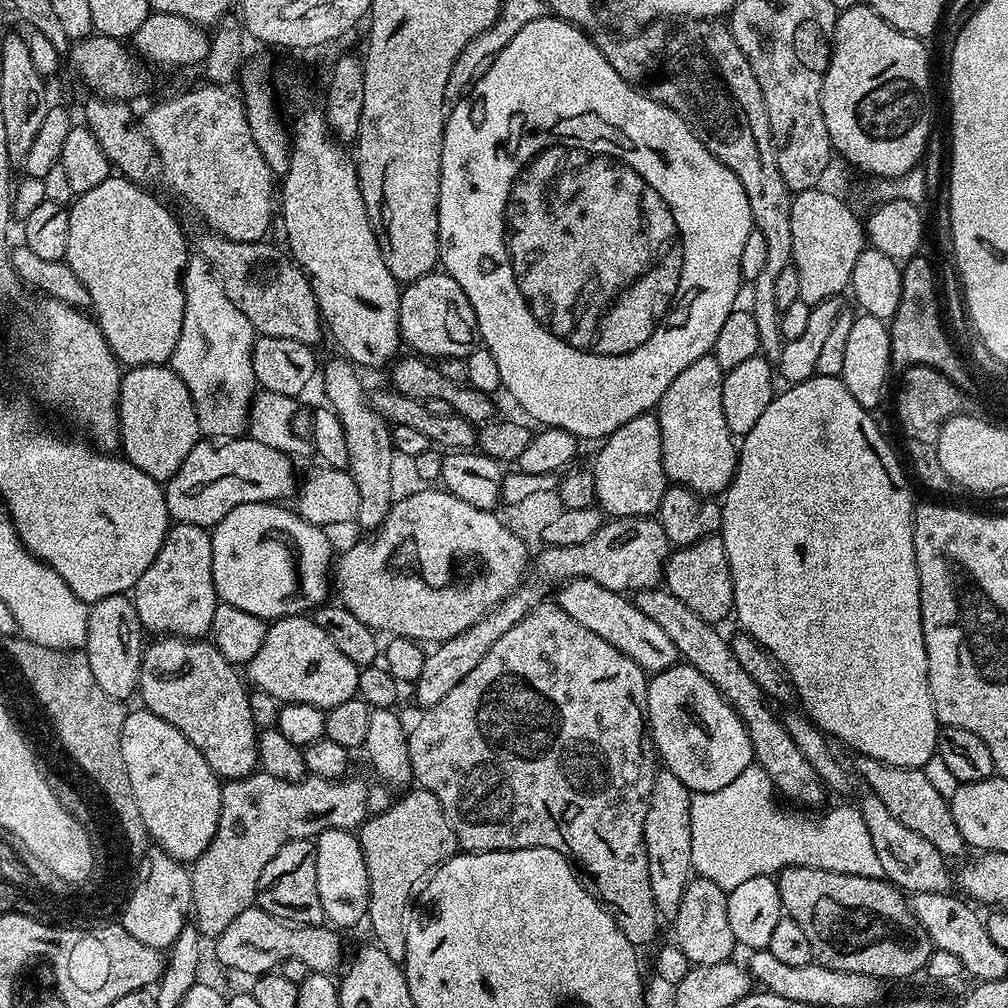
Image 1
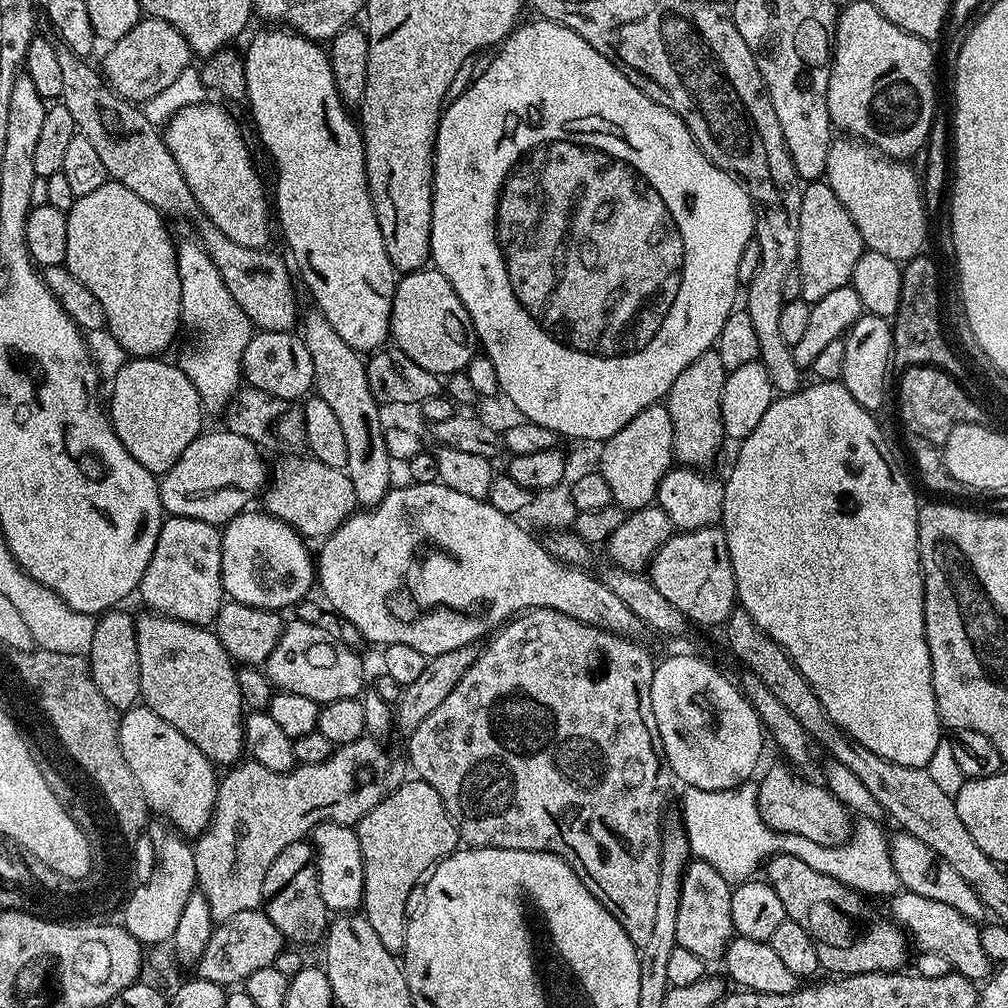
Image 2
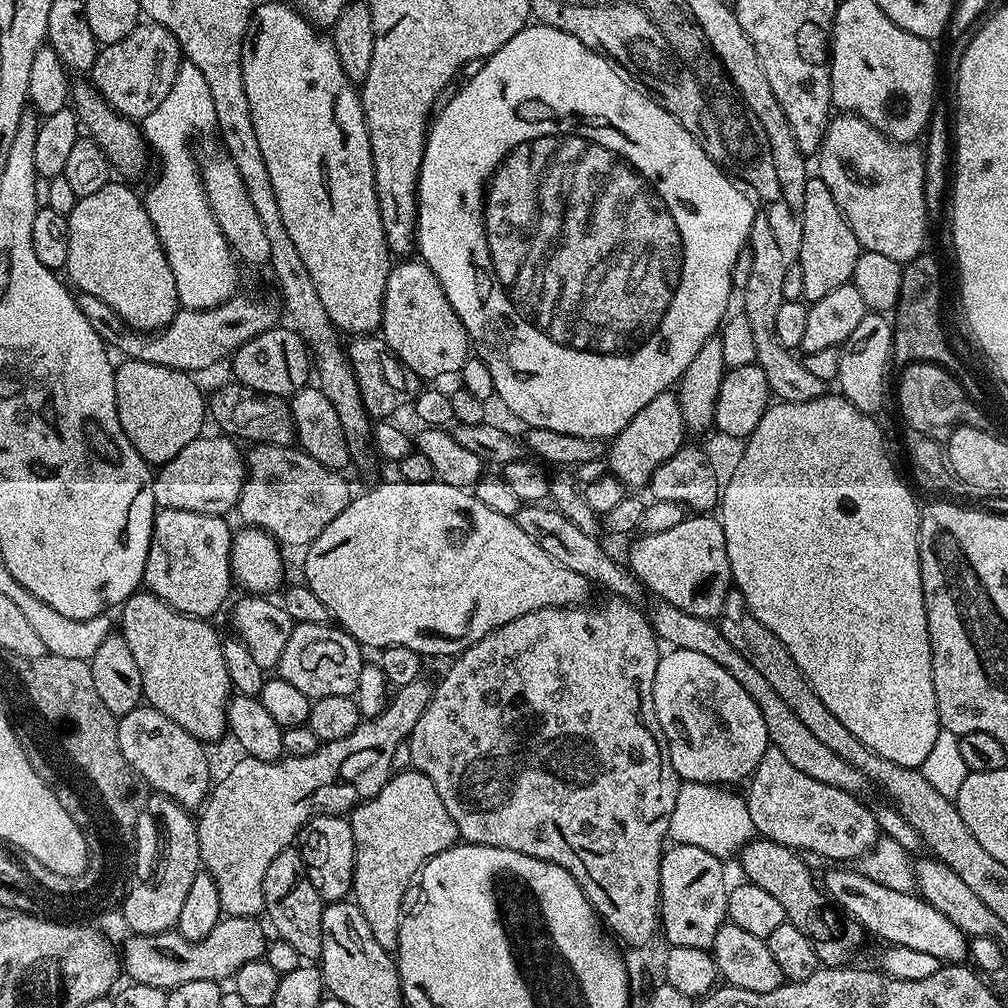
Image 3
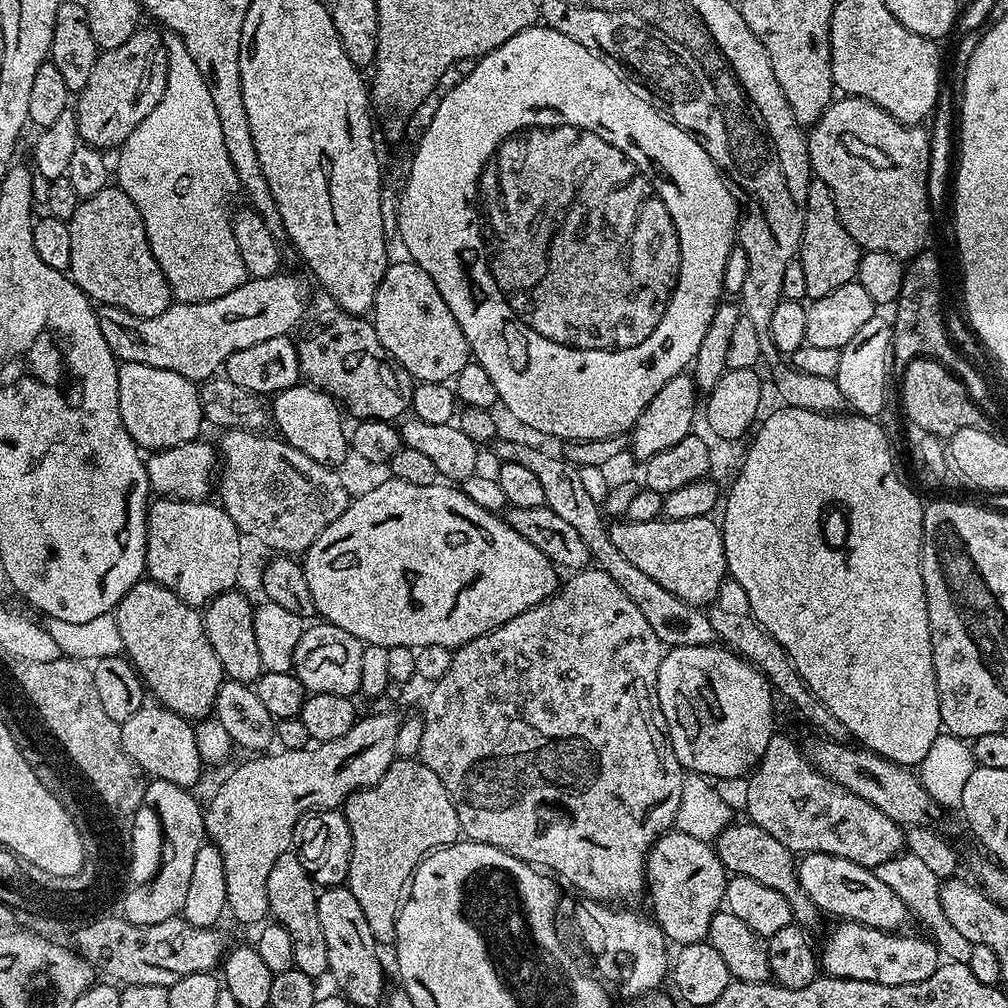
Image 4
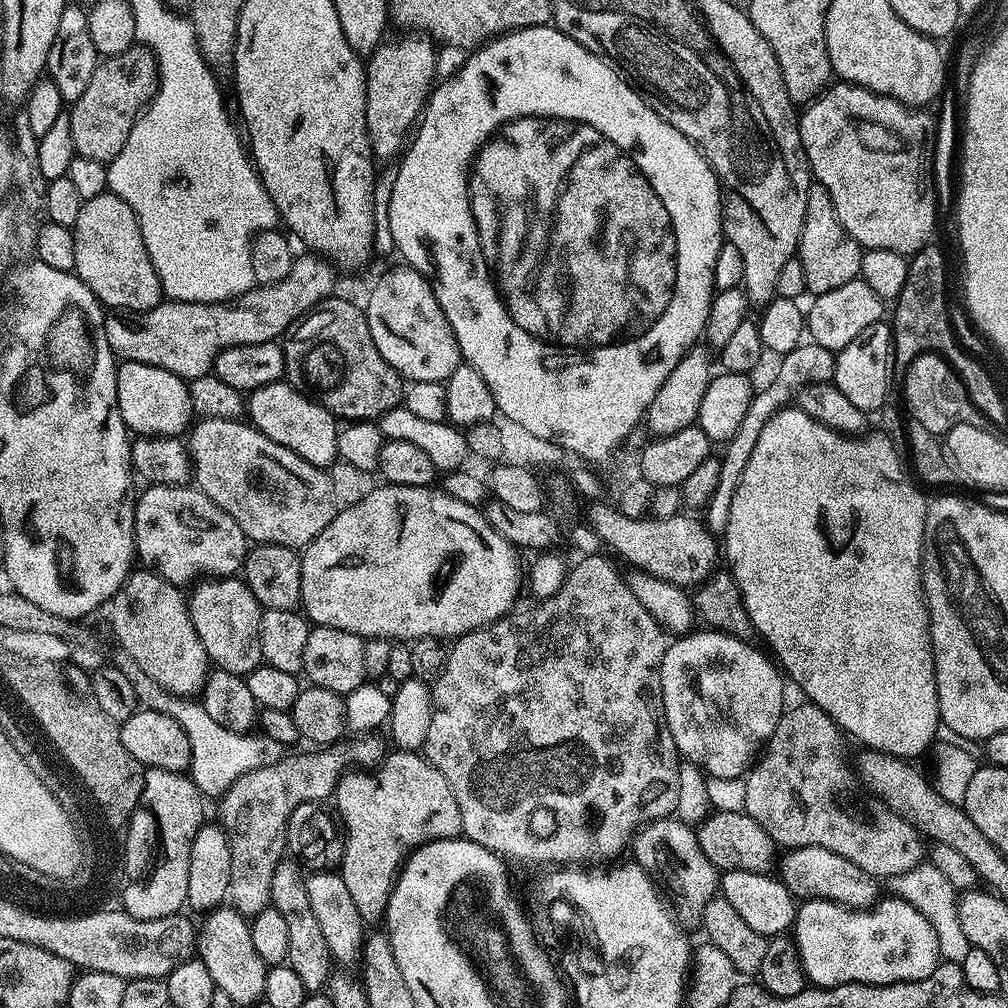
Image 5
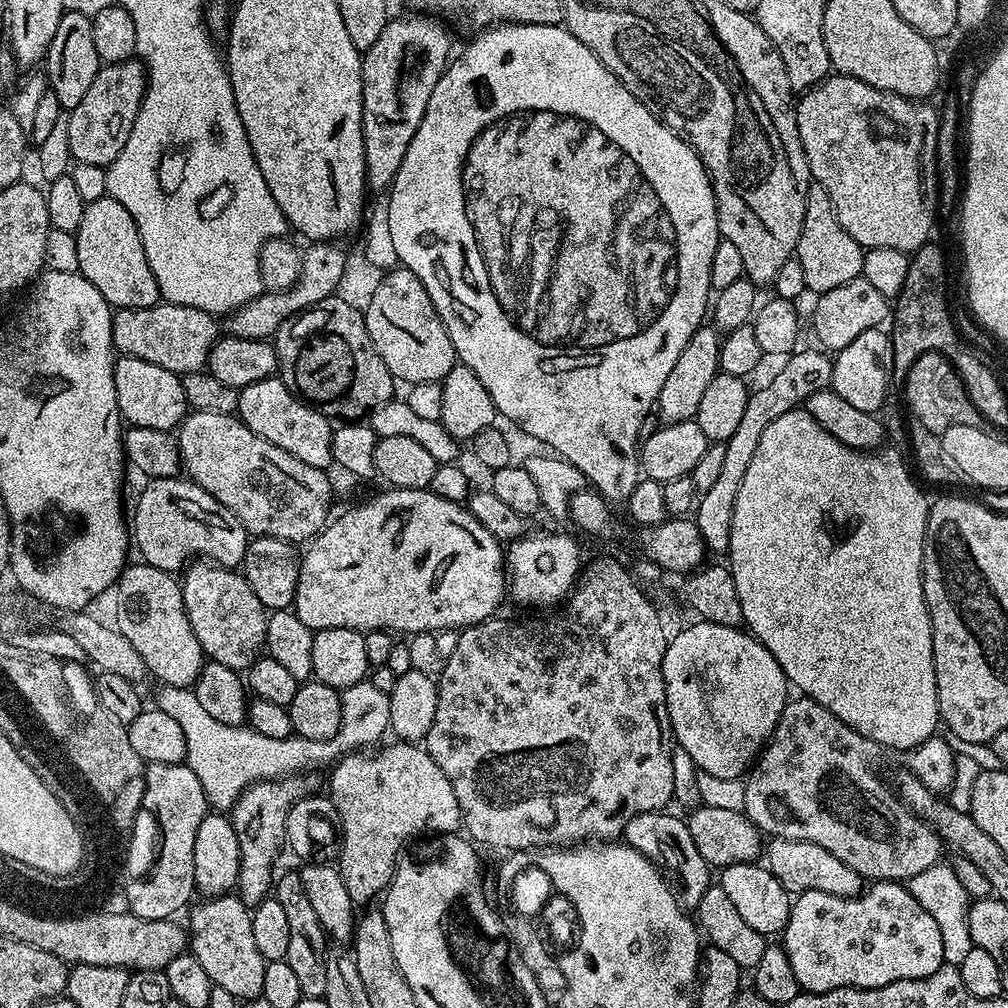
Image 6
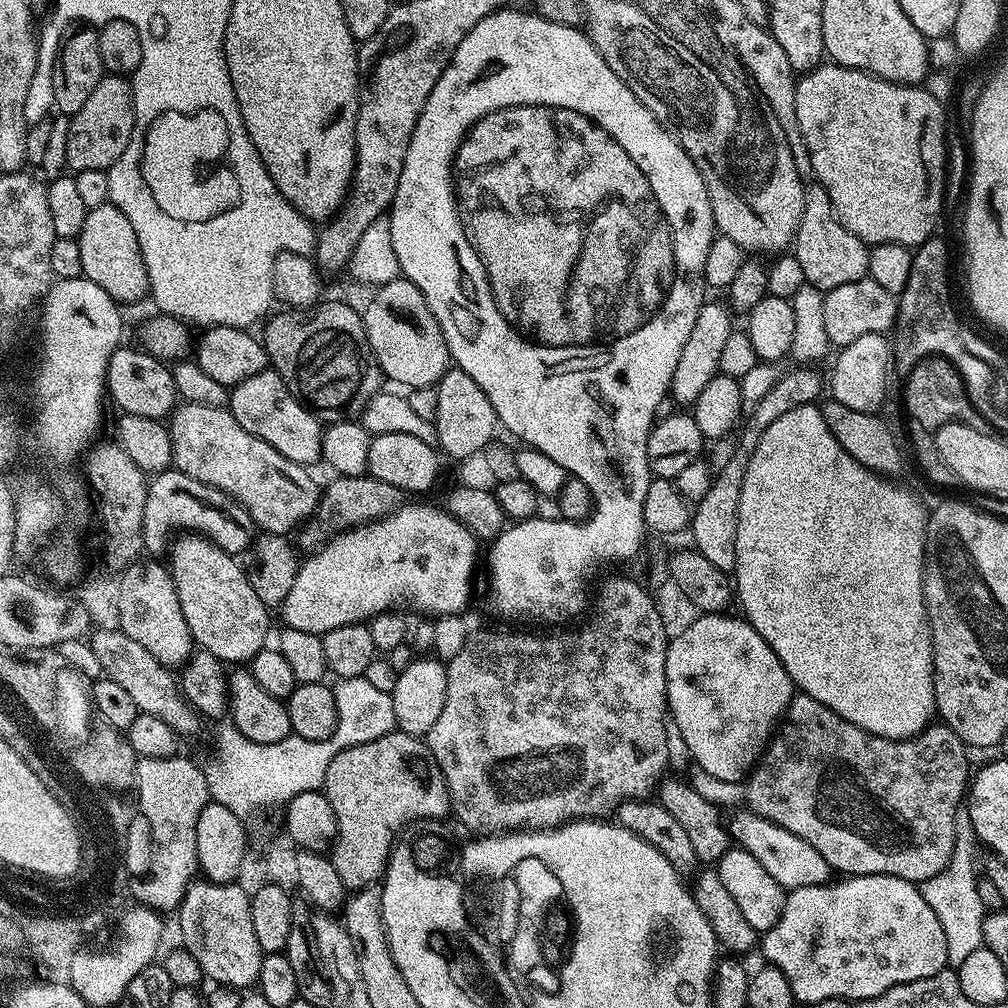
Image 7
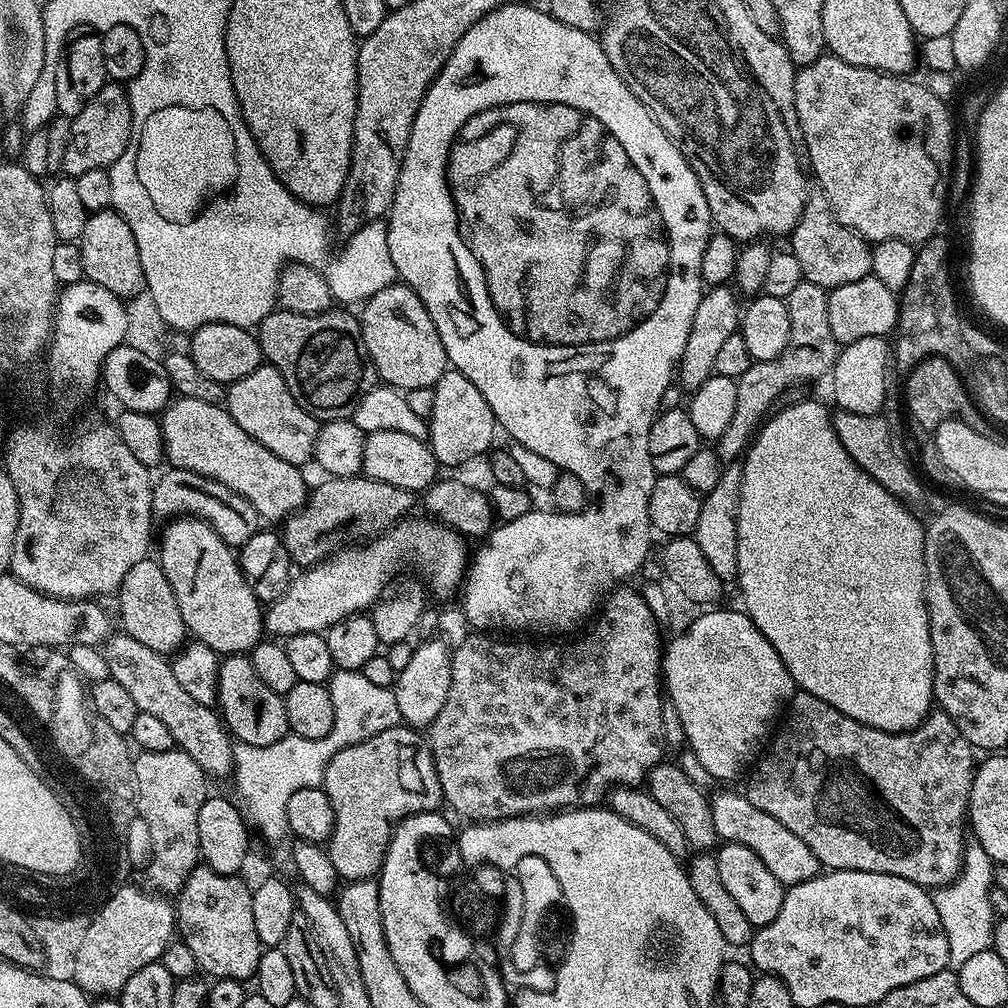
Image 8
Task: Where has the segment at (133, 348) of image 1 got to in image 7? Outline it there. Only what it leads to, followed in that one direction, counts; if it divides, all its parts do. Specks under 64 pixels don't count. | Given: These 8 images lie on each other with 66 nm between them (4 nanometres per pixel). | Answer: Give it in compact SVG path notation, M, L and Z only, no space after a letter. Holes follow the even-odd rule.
M111 202L88 209L78 239L82 250L83 279L102 286L102 290L106 290L106 294L110 294L110 298L120 306L136 304L143 296L145 299L149 295L146 262L140 253L134 226L130 226L122 210L115 208Z

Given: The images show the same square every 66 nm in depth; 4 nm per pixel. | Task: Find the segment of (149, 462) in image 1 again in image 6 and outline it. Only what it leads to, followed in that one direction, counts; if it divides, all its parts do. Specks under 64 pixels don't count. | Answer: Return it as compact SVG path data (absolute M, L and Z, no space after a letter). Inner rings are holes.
M125 355L113 363L112 369L120 414L131 427L163 432L179 429L189 411L181 377L175 376L170 370L162 370L162 366L154 366L154 362L142 362L142 358Z

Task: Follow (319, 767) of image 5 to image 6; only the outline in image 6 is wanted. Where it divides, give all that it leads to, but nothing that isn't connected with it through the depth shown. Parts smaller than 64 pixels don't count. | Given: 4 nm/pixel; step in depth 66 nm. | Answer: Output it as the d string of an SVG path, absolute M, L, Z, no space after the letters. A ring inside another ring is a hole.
M291 774L274 780L257 780L244 789L230 809L234 834L238 834L240 847L240 869L236 878L235 891L241 902L249 906L261 904L269 899L274 888L272 863L280 856L280 847L285 847L286 818L290 810L306 794L305 777Z

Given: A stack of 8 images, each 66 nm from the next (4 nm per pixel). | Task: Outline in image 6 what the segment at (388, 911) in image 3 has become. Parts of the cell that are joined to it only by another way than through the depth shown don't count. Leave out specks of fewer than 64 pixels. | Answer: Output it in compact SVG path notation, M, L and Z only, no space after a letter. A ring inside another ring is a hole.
M393 742L389 748L384 748L381 752L376 752L373 756L362 756L366 754L345 754L331 765L332 777L329 778L328 784L332 787L330 791L330 799L332 805L336 808L336 816L340 820L340 850L338 853L338 869L341 874L342 881L346 886L346 891L350 894L356 906L368 906L373 903L372 900L381 895L392 883L392 876L396 872L396 866L401 859L400 851L404 848L404 843L407 840L415 838L419 832L452 832L455 828L461 827L462 821L460 818L460 807L458 806L458 798L454 798L454 790L450 786L450 778L446 778L446 774L442 774L442 766L438 766L438 762L434 762L434 758L430 758L427 748L419 743L403 743Z

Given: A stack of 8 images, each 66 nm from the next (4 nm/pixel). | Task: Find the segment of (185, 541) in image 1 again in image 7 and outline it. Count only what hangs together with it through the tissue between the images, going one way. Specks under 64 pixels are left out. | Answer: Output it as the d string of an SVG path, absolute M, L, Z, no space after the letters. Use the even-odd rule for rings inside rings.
M169 470L157 472L147 481L148 493L146 506L142 514L142 538L144 552L160 554L169 547L173 539L172 532L191 530L196 534L203 534L231 556L239 557L240 552L247 553L254 540L254 525L246 510L237 504L232 497L211 488L209 484L198 482L186 474ZM179 528L184 528L180 529ZM172 536L172 537L171 537ZM169 539L169 540L168 540Z

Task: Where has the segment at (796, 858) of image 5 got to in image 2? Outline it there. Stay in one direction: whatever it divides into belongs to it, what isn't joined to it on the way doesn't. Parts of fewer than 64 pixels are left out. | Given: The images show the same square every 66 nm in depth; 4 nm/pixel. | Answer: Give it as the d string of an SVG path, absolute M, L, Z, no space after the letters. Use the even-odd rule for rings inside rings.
M901 890L891 897L891 919L895 920L910 937L913 945L917 944L920 952L933 952L948 960L949 965L961 976L973 982L984 982L994 971L994 962L982 950L982 938L977 921L966 918L954 910L954 906L946 906L946 902L934 902L934 898L922 898L922 894L914 894Z

